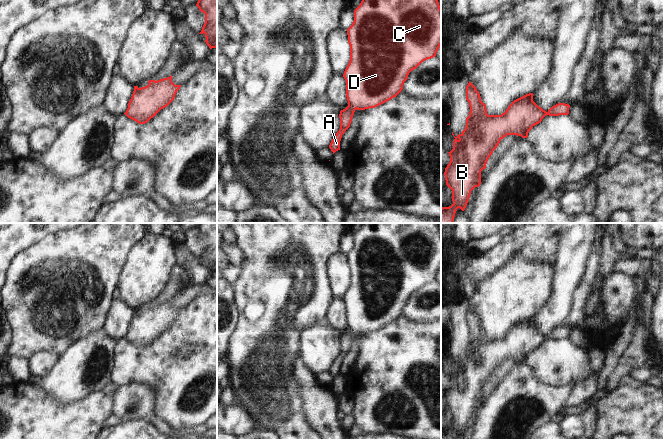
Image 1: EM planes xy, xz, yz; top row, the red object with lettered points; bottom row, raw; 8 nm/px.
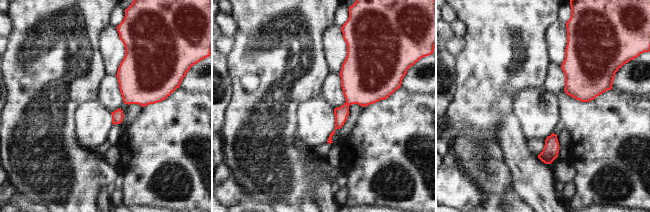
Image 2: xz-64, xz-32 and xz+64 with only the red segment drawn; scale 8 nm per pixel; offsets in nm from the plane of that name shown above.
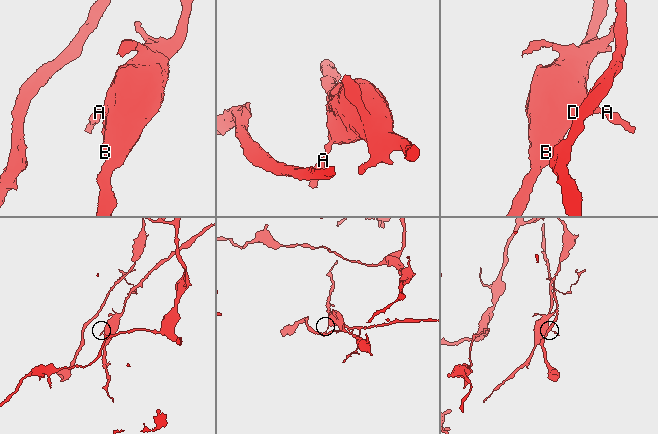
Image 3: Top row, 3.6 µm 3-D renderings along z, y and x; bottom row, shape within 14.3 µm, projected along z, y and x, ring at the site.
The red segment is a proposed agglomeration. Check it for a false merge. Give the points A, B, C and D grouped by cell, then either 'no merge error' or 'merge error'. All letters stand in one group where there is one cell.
A B C D; no merge error

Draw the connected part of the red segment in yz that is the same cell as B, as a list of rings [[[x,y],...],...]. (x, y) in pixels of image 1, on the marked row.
[[[470,81],[466,86],[466,100],[470,107],[466,126],[459,135],[454,136],[453,149],[448,152],[450,162],[444,172],[446,185],[452,190],[453,204],[441,208],[441,223],[453,223],[457,209],[465,210],[471,191],[481,184],[481,171],[486,168],[489,157],[504,137],[517,135],[527,138],[529,131],[546,115],[568,115],[570,108],[569,104],[558,103],[546,112],[533,101],[533,93],[529,93],[514,100],[501,115],[488,115],[486,105],[481,101],[479,92]]]

